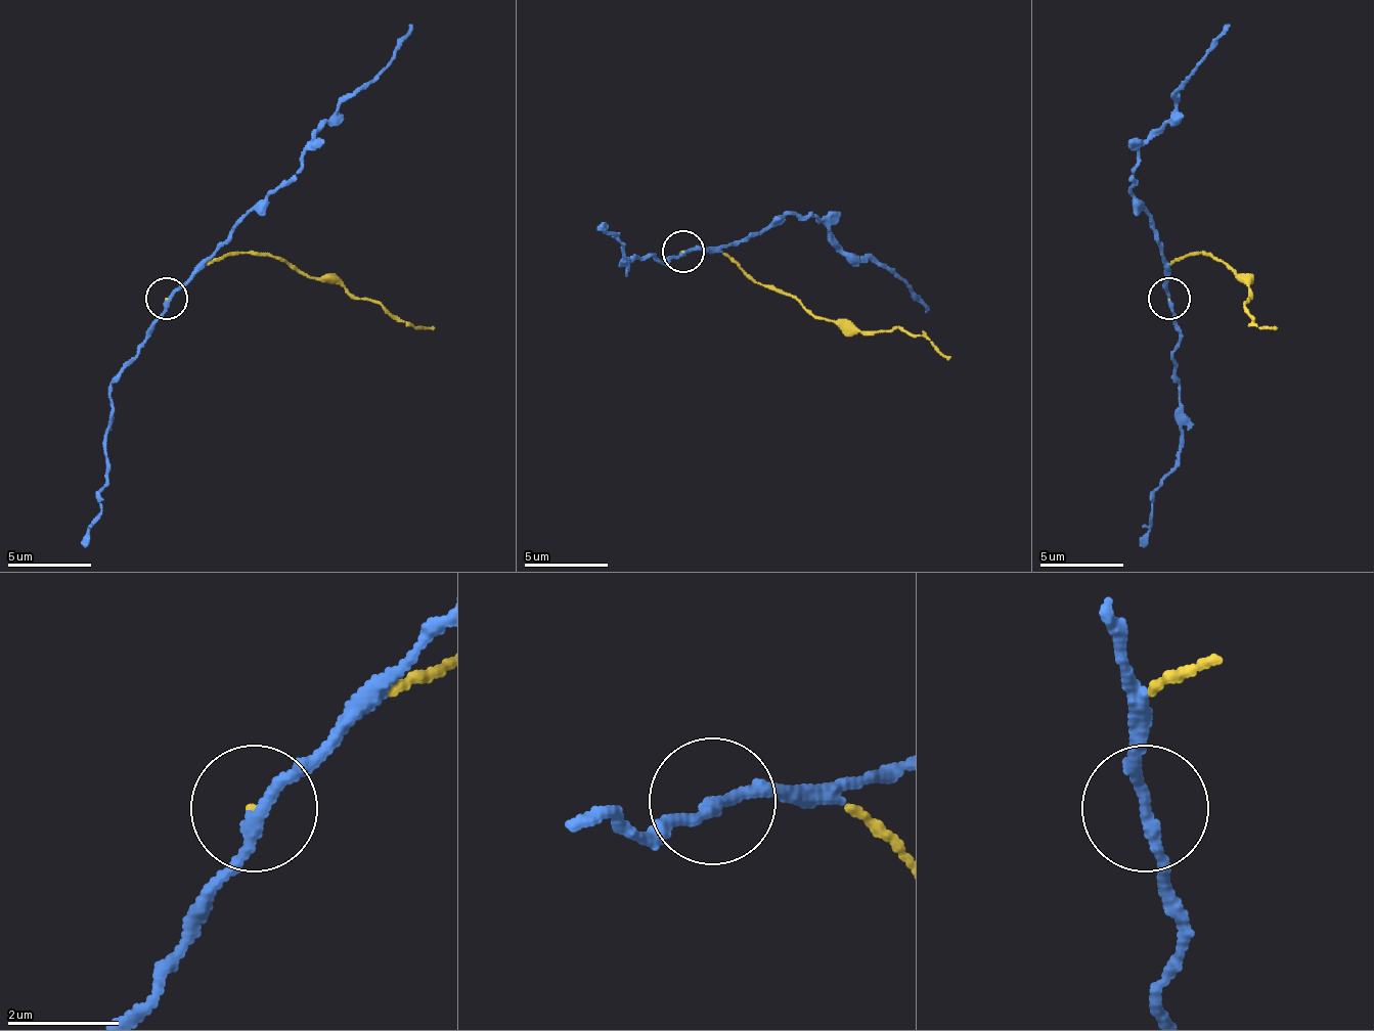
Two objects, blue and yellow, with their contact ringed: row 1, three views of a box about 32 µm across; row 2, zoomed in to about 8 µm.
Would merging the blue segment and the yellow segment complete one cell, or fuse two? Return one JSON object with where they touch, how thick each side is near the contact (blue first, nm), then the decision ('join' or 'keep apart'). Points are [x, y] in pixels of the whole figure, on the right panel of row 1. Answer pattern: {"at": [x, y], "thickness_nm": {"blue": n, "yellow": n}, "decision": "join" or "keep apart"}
{"at": [1168, 299], "thickness_nm": {"blue": 200, "yellow": 30}, "decision": "keep apart"}

